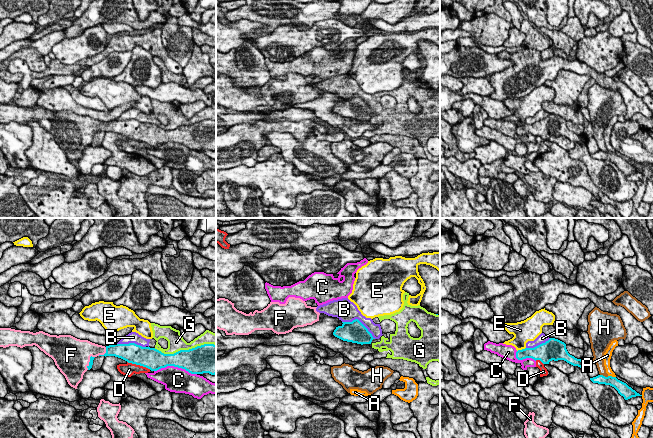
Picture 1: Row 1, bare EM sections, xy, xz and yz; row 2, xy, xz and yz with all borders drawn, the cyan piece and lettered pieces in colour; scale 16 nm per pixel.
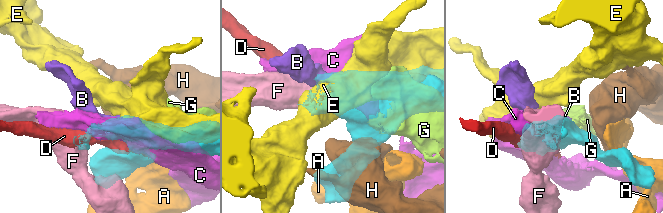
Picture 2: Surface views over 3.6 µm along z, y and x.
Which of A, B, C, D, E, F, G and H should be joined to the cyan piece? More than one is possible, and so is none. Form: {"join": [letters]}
{"join": ["F"]}

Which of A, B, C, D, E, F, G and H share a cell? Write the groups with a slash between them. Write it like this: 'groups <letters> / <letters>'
groups A / B G / C / D / E / F / H

